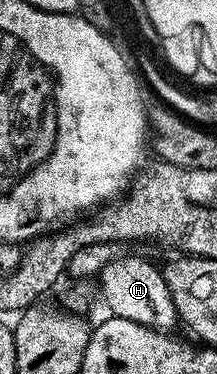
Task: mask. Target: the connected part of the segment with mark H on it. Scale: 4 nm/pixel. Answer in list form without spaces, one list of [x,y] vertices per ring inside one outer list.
[[[115,256],[112,263],[108,263],[102,268],[101,273],[96,278],[97,288],[102,293],[102,301],[107,305],[109,316],[128,319],[132,323],[140,323],[149,329],[161,329],[163,331],[173,330],[173,325],[179,324],[178,312],[172,303],[172,295],[168,295],[168,283],[164,283],[164,275],[161,268],[150,261],[145,261],[142,257],[122,257]]]

